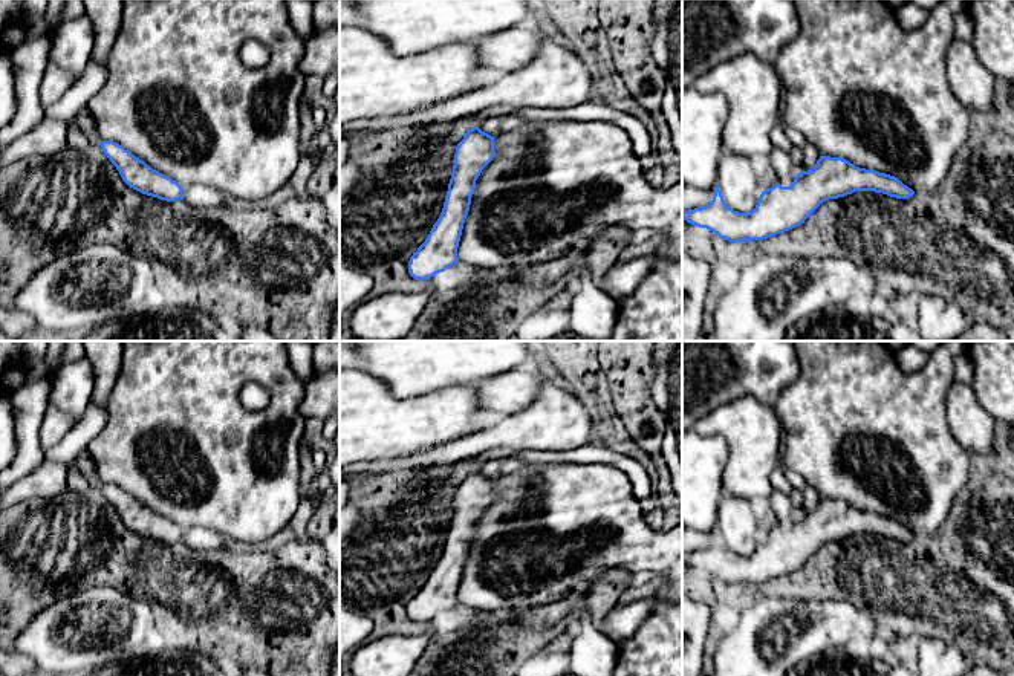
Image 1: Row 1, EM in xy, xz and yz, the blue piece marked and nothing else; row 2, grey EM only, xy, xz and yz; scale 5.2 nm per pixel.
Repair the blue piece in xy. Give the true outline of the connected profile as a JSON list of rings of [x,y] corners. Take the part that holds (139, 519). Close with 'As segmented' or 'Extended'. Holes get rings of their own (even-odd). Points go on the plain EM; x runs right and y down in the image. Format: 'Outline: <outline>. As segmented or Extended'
Outline: [[[102,483],[99,486],[104,497],[116,509],[122,523],[130,531],[167,544],[174,544],[184,540],[184,529],[171,520],[153,512],[118,485]]]. As segmented

